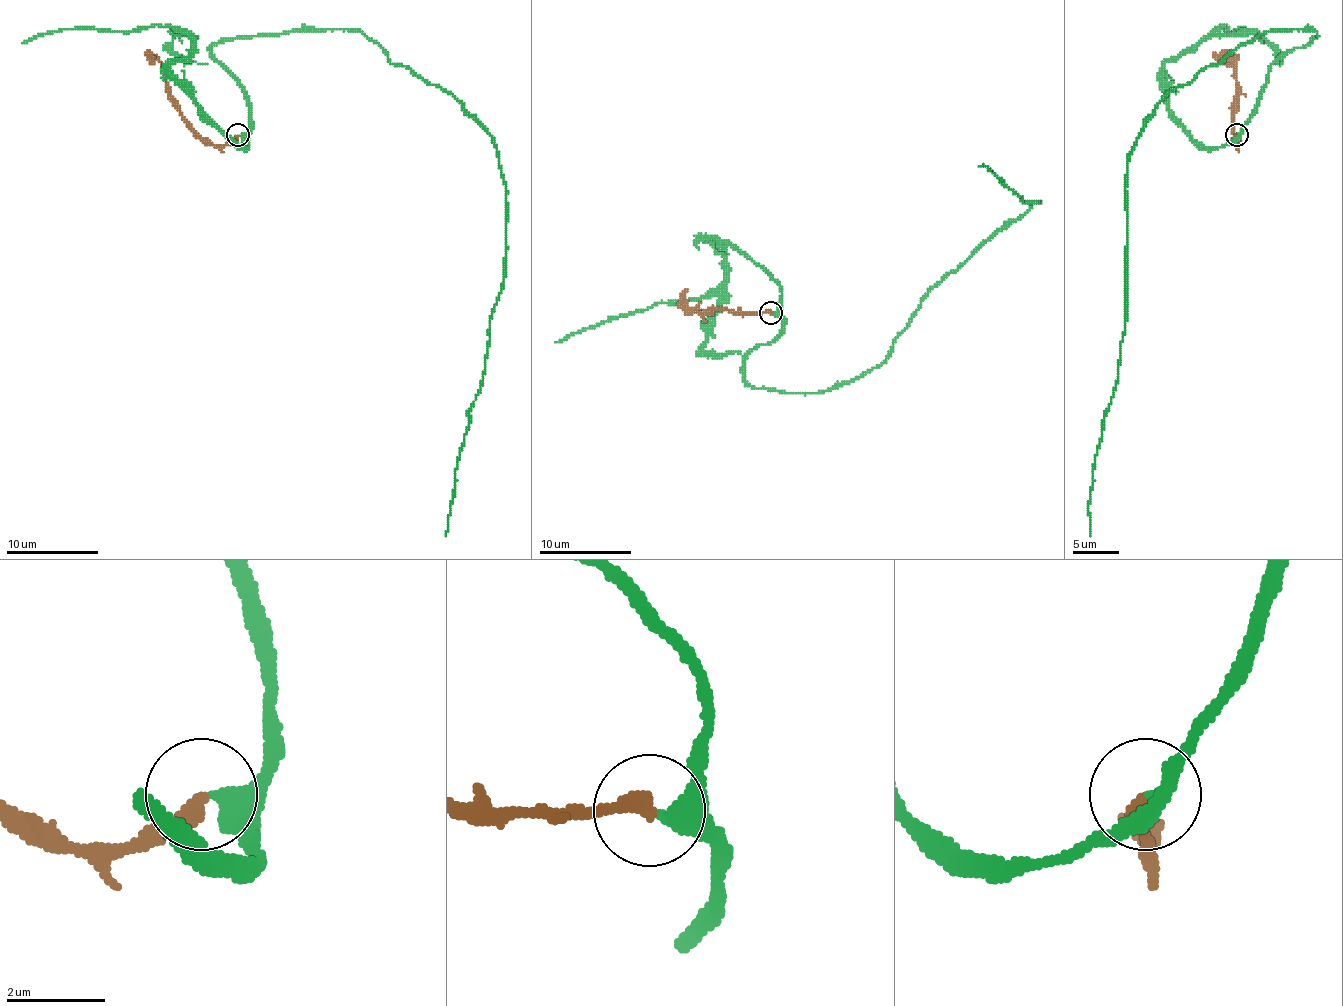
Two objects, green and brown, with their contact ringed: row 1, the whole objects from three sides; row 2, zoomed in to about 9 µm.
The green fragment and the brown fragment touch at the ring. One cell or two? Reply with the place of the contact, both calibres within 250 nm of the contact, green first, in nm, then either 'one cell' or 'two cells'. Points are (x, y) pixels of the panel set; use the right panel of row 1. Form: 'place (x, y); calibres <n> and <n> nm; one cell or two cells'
place (1236, 135); calibres 240 and 360 nm; one cell

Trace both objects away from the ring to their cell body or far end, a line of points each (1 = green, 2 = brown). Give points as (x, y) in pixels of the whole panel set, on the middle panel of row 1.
1: (773, 312), (782, 330), (747, 356), (752, 386), (821, 393), (863, 377), (925, 296), (1039, 203), (979, 166)
2: (770, 312), (694, 312), (685, 303), (685, 289)

